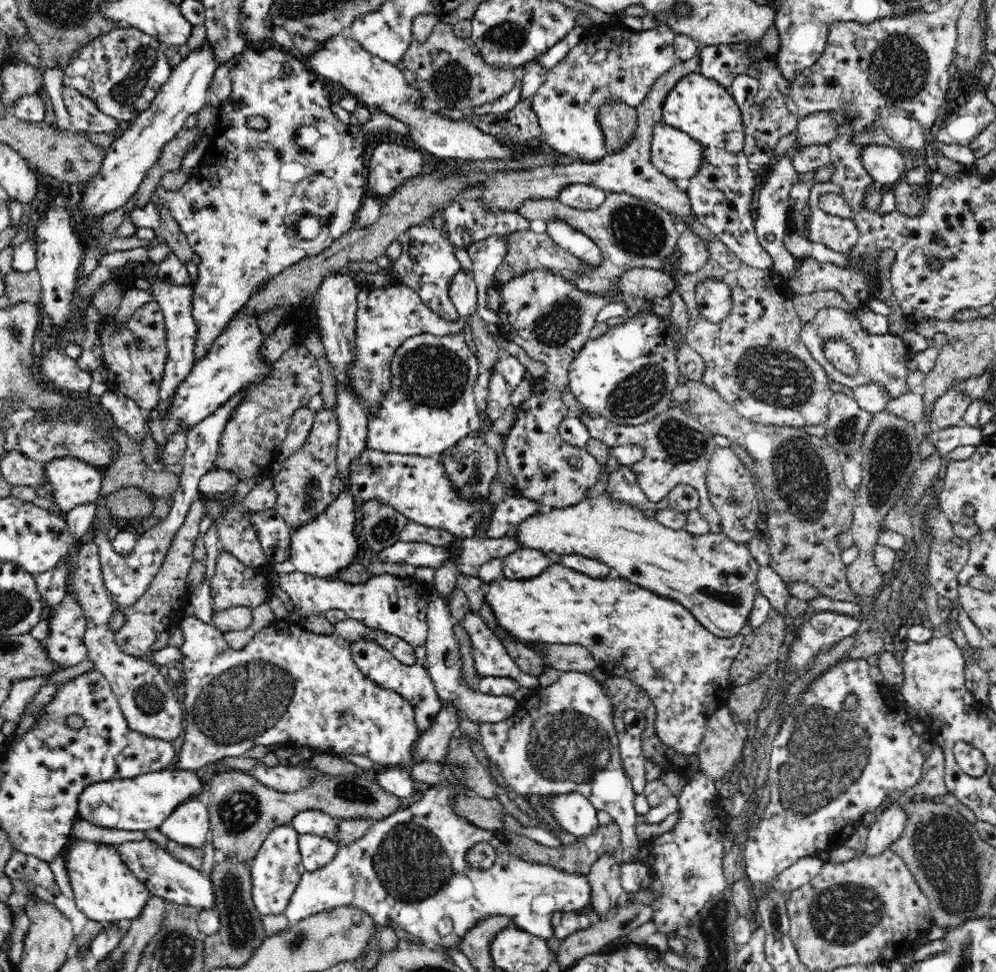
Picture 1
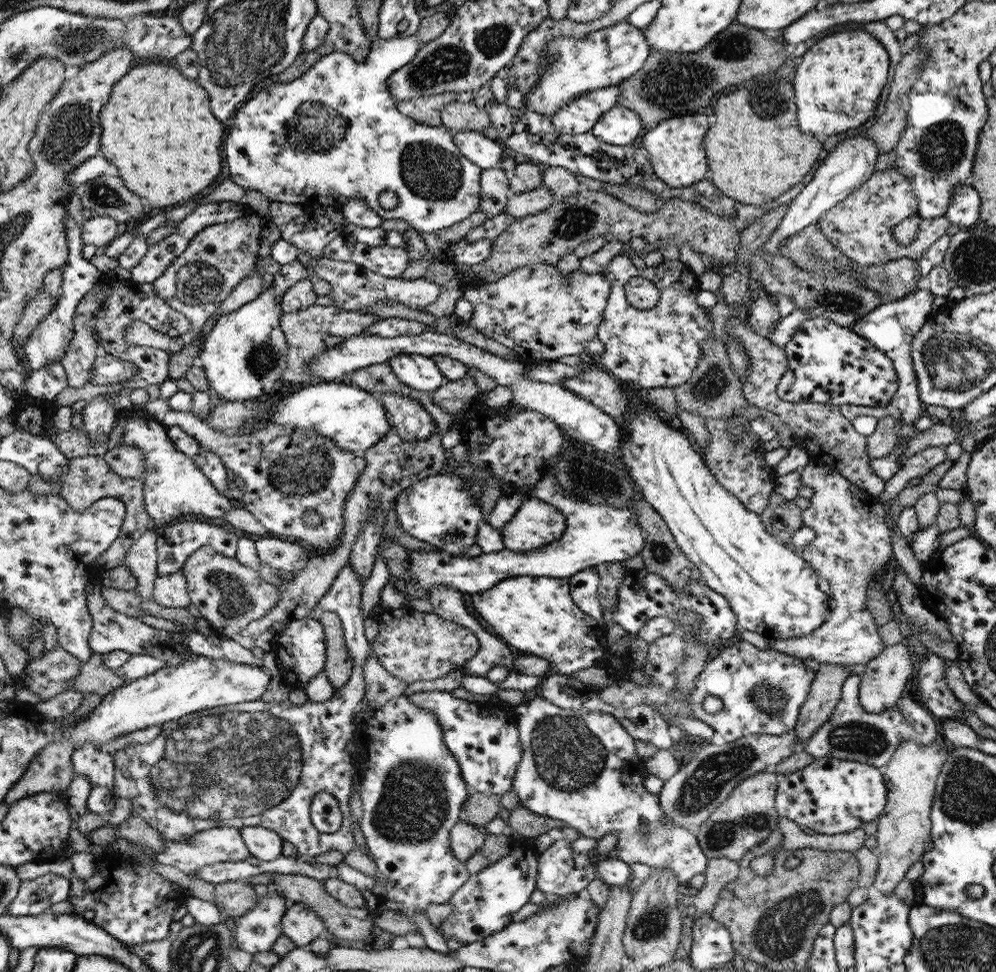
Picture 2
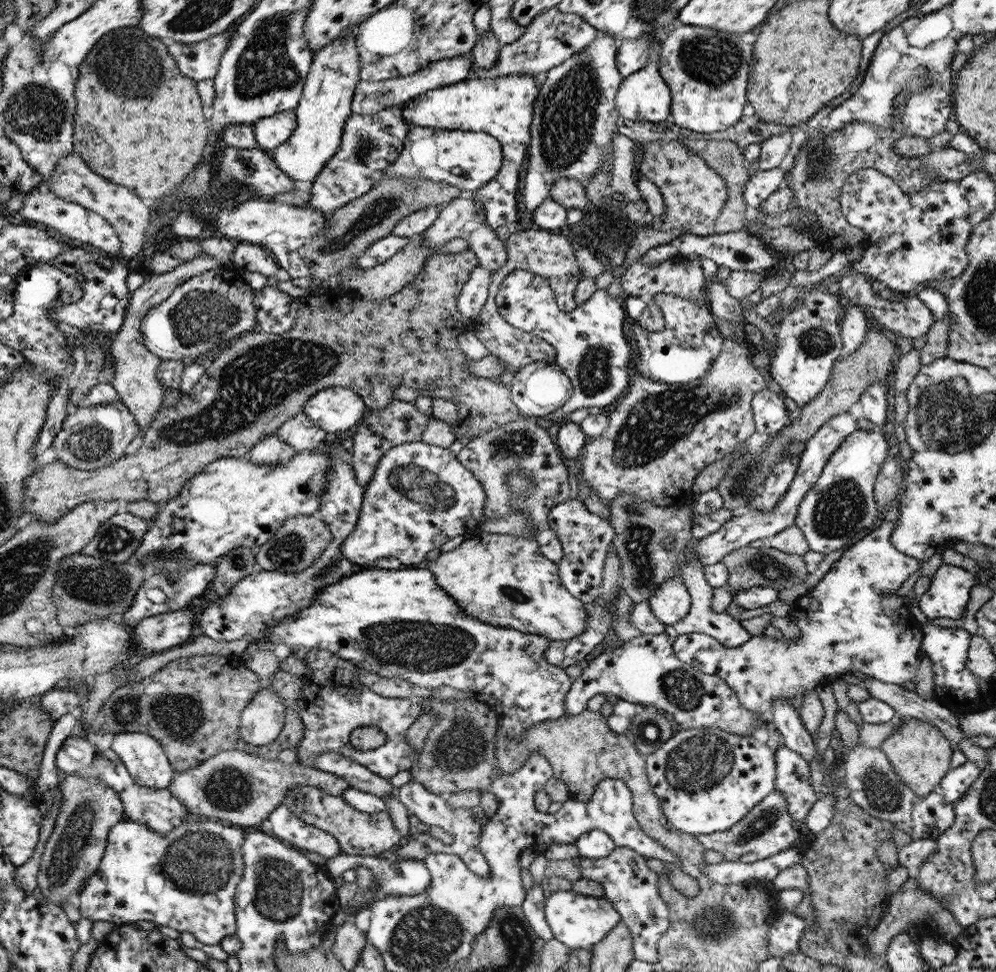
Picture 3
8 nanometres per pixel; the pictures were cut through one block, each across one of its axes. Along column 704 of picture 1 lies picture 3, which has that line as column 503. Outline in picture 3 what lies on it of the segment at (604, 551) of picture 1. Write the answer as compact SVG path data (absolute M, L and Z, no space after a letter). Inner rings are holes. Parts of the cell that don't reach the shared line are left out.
M474 532L458 547L447 552L441 551L436 560L426 561L423 566L436 576L438 586L442 586L442 590L446 590L454 598L465 614L490 626L505 626L528 634L540 634L552 641L569 641L581 635L585 629L585 604L566 590L560 582L558 565L541 554L536 539Z

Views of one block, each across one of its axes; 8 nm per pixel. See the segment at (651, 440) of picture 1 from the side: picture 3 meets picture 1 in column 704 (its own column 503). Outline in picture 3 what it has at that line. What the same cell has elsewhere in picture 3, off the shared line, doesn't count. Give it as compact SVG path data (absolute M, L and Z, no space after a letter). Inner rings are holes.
M518 417L509 424L502 424L494 429L482 432L478 437L464 442L464 446L457 454L457 459L481 482L486 493L485 511L486 521L504 519L513 510L521 510L522 513L530 515L530 523L537 527L535 539L539 542L541 554L556 564L563 557L563 548L556 533L548 527L548 512L557 504L566 502L570 498L570 482L568 481L568 467L554 441L553 430L541 419L536 417ZM514 469L526 471L535 482L533 493L528 498L515 498L511 490L507 488L507 476Z

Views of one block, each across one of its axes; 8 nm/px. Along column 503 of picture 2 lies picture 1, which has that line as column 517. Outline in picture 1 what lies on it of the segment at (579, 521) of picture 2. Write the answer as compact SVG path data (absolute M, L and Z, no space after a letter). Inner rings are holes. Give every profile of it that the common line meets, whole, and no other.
M520 547L502 561L503 577L526 580L542 574L552 564L546 553L533 548Z

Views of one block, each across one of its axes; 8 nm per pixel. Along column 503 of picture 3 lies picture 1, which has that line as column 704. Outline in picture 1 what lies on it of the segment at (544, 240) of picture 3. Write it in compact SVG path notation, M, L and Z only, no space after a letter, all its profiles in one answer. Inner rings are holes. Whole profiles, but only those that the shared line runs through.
M718 239L706 242L709 258L706 266L695 274L676 279L677 292L686 302L690 321L685 332L685 342L702 355L706 371L701 379L708 388L716 391L735 411L744 418L760 424L790 426L825 426L828 418L829 398L833 395L829 388L827 373L820 363L810 355L808 347L800 338L802 321L798 317L792 298L790 280L784 279L774 269L753 268L741 262L730 248ZM707 279L724 281L732 291L732 312L722 322L707 322L699 313L696 301L697 287Z

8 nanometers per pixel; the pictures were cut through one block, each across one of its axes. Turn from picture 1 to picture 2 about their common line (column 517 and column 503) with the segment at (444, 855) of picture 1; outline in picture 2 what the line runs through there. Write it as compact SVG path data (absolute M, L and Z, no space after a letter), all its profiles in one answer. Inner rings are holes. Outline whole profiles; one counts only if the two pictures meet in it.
M524 842L520 846L512 847L510 854L498 862L486 866L482 871L469 875L468 880L448 900L454 911L444 920L437 929L446 938L456 938L460 944L478 942L487 936L498 932L512 923L512 915L530 902L530 896L536 890L536 877L538 876L538 853L532 842Z

